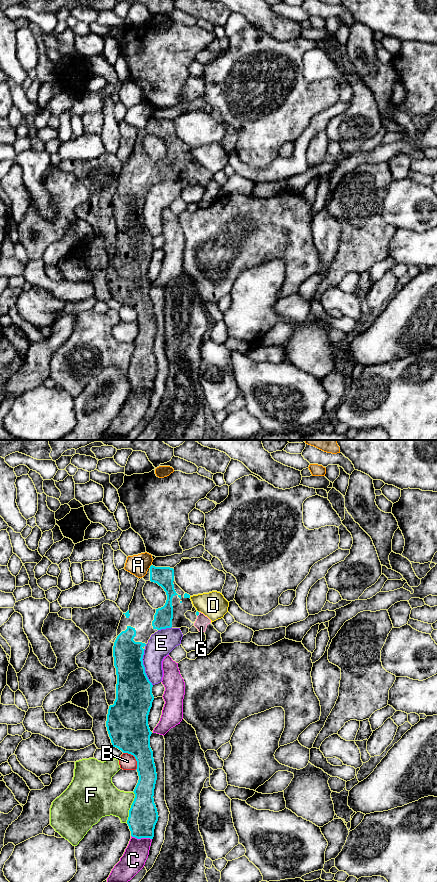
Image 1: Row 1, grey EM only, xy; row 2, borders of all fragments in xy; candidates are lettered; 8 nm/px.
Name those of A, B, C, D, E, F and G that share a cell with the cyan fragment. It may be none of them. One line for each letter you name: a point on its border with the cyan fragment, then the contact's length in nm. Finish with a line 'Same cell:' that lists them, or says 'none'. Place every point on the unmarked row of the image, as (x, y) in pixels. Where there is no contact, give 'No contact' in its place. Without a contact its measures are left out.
G: Touches cyan at xy (198, 166). Shared border 40 nm
Same cell: G

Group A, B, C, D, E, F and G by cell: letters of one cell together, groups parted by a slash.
A / B / C / D / E / F / G

